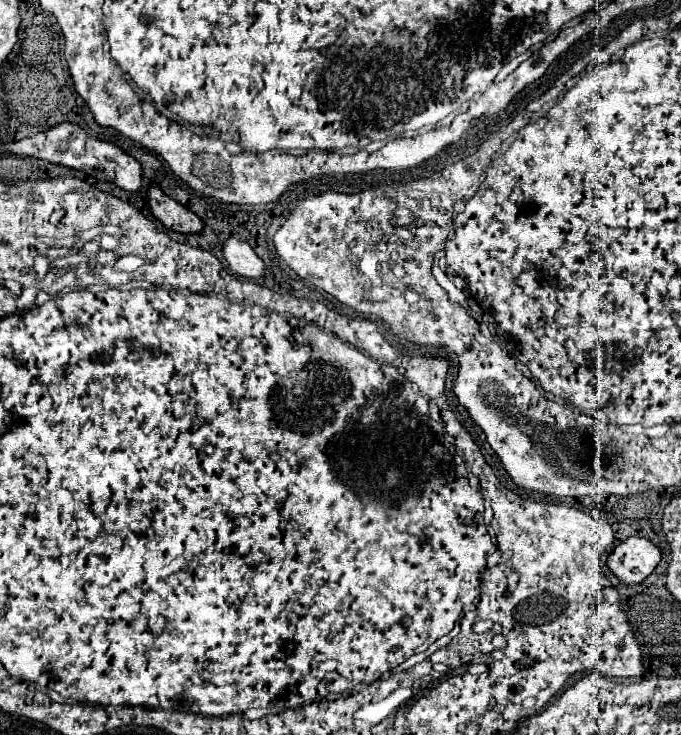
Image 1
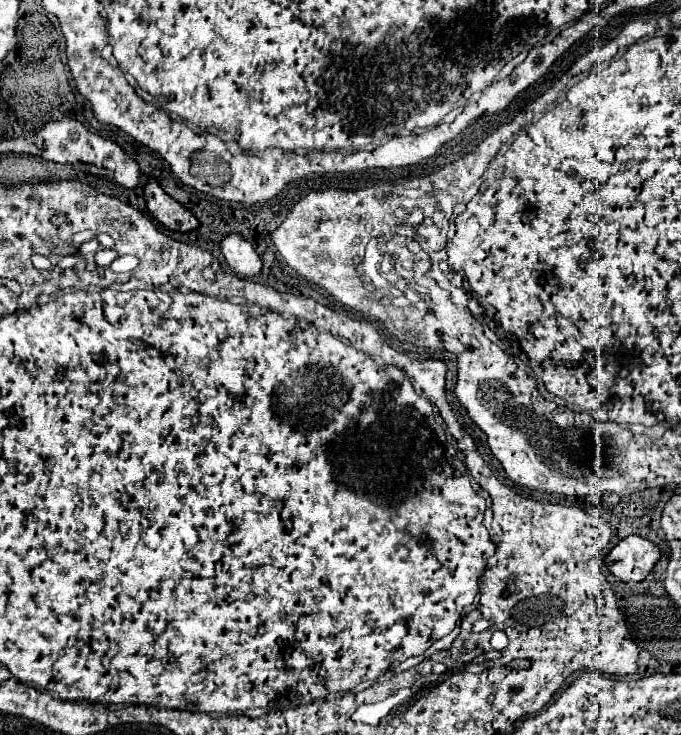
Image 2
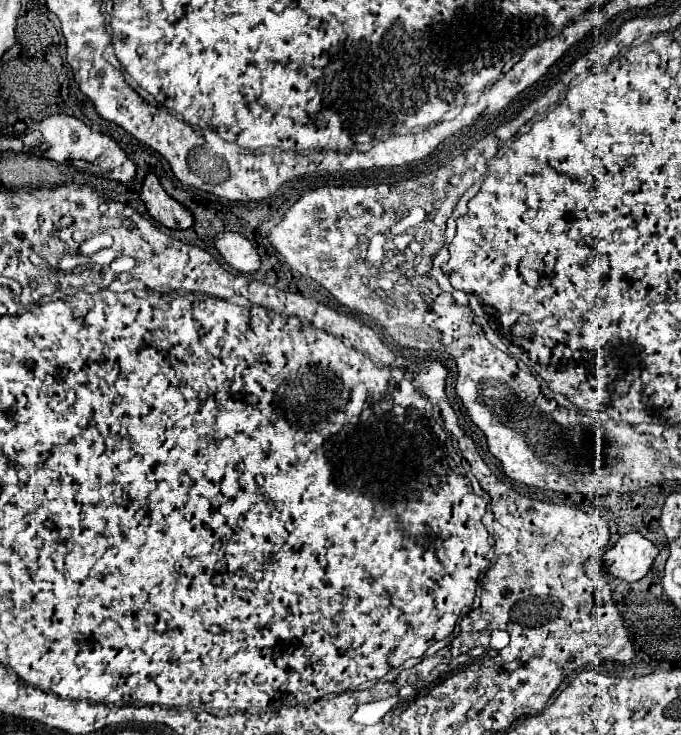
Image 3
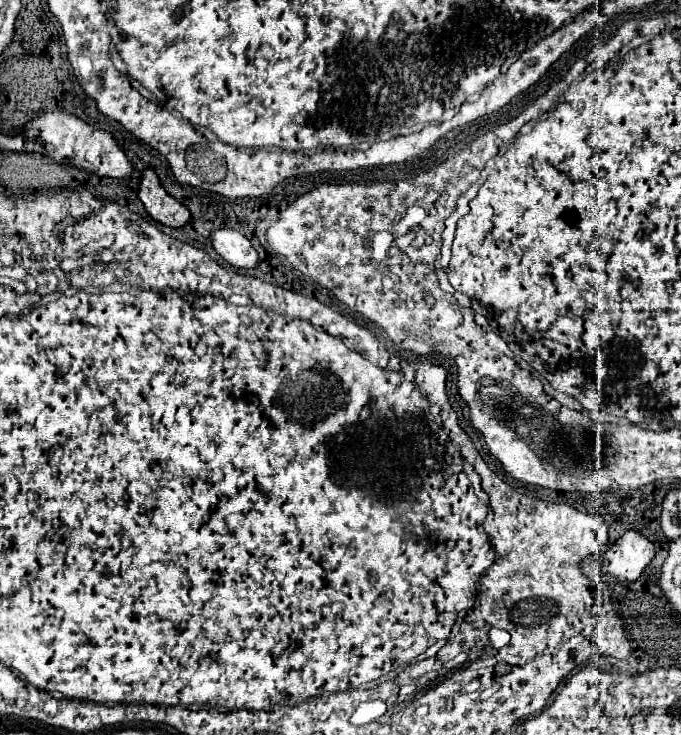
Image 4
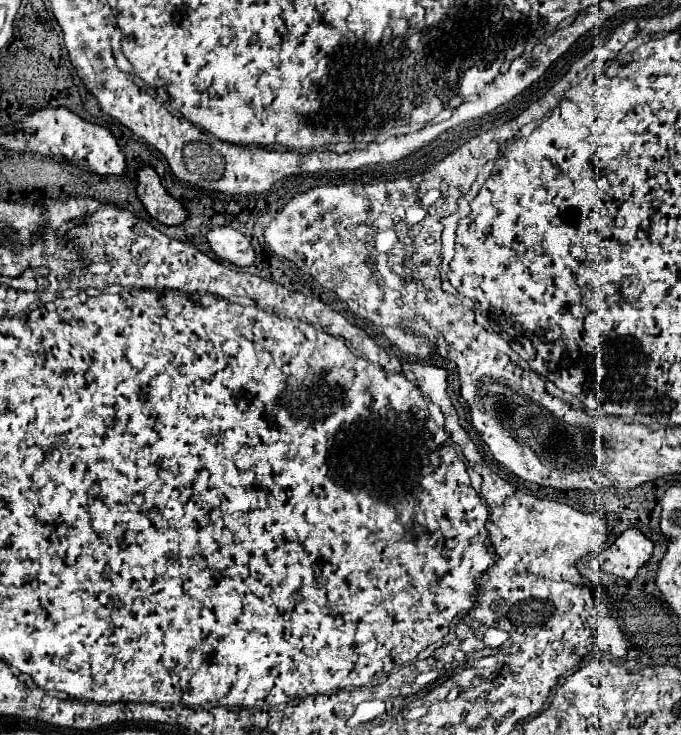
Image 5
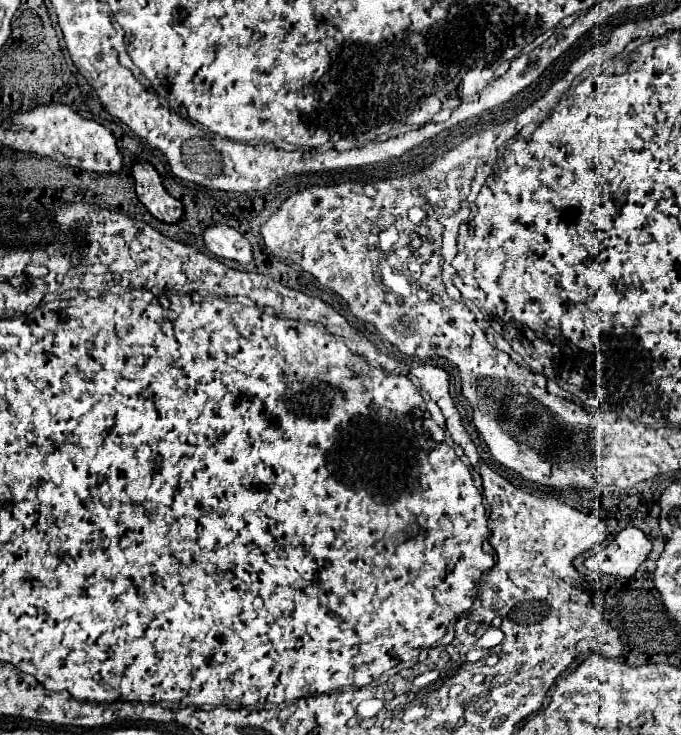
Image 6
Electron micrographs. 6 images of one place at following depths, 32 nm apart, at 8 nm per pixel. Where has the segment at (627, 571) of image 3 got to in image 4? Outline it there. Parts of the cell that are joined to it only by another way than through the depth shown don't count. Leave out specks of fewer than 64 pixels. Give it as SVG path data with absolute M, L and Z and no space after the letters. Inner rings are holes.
M628 530L600 556L600 568L628 582L638 580L656 554L654 544L636 530Z

